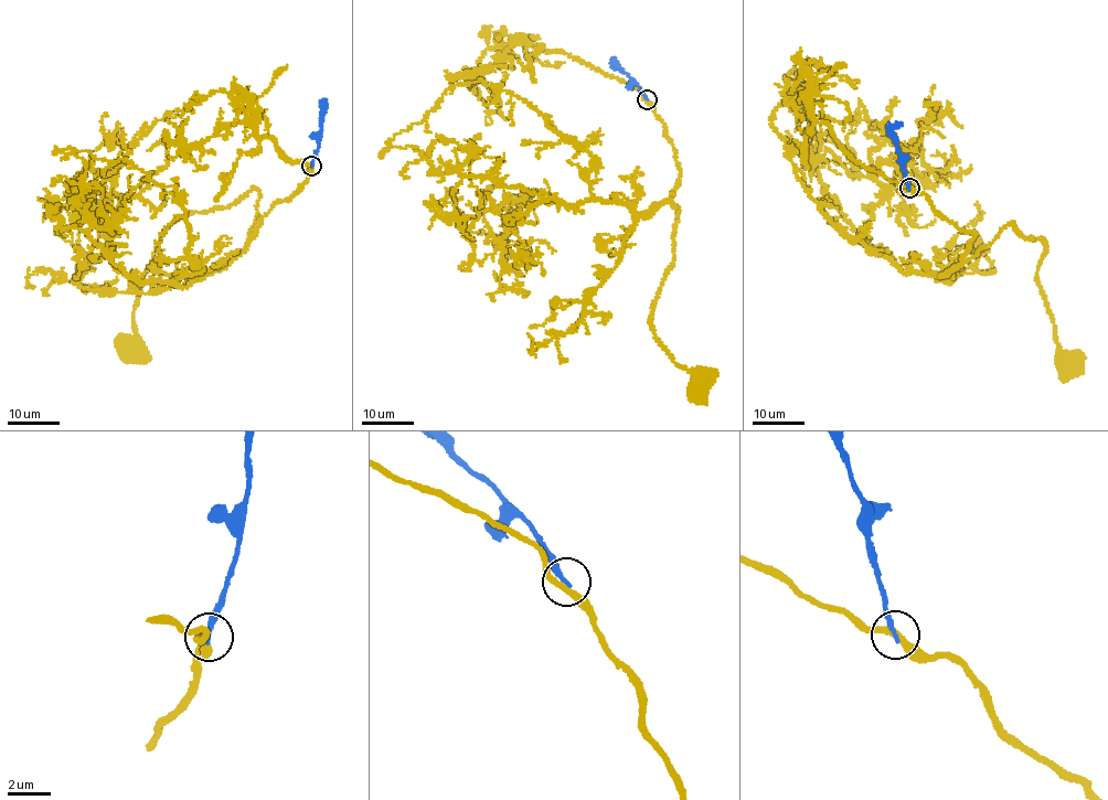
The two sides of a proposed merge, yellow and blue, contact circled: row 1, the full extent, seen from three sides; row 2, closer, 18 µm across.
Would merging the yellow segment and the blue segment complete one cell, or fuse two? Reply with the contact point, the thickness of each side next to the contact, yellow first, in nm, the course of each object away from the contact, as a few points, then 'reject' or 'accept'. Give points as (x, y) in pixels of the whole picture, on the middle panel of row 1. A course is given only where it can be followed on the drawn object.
(647, 99) | 300/220 nm | yellow via (646, 99), (666, 128), (679, 178), (672, 259), (650, 324), (675, 363), (693, 373), (694, 388) | blue via (646, 98), (617, 63), (617, 70) | reject

